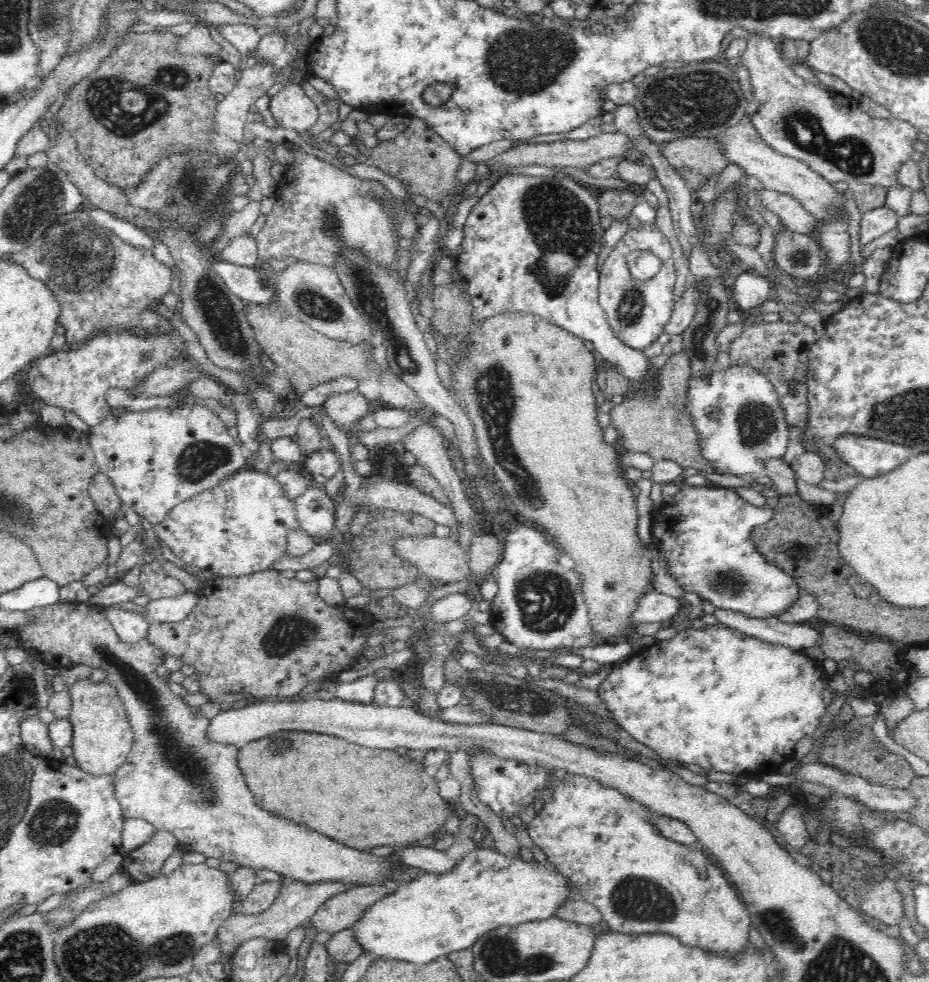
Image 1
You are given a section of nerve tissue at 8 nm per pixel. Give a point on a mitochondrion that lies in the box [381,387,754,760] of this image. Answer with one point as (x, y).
(546, 600)

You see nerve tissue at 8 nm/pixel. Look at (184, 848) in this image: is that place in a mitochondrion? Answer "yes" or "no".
no

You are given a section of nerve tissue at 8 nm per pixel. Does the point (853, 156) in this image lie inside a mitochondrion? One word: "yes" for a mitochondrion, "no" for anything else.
yes

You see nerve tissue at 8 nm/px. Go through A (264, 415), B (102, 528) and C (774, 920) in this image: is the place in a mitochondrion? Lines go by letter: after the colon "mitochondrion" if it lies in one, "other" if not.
A: other
B: other
C: mitochondrion

